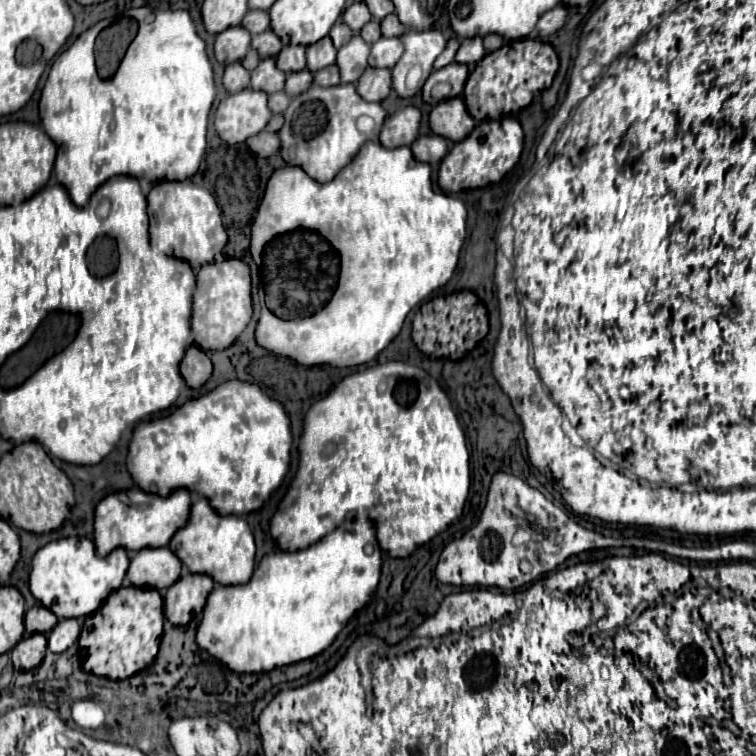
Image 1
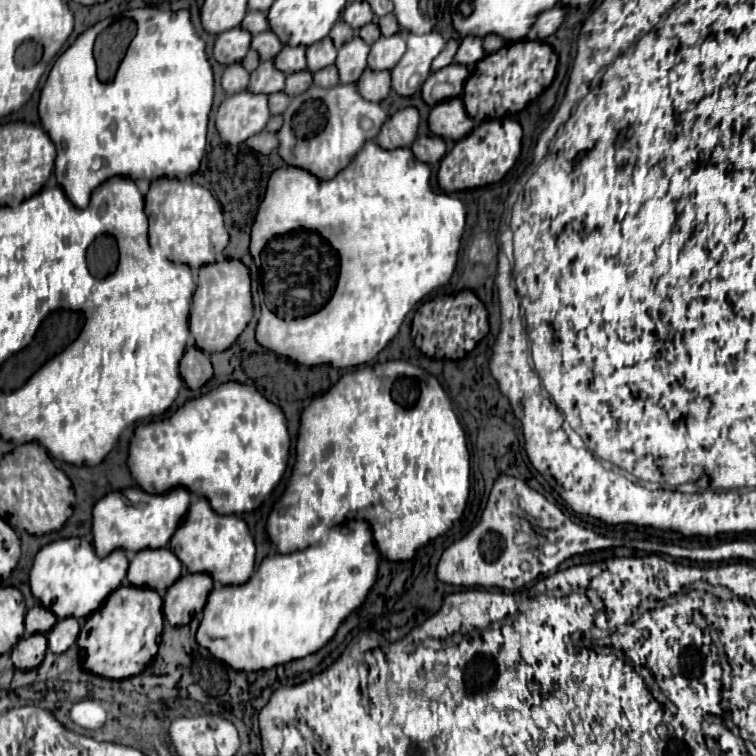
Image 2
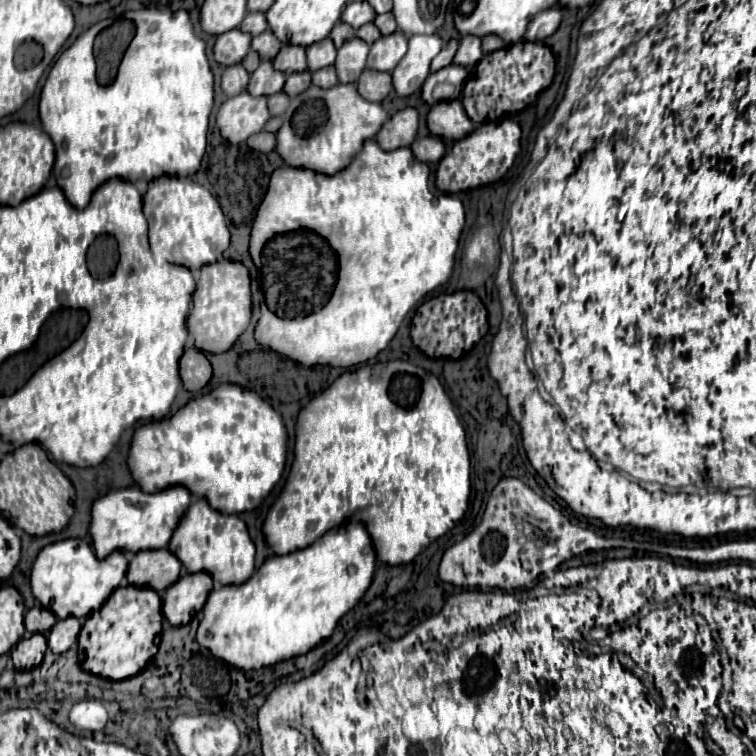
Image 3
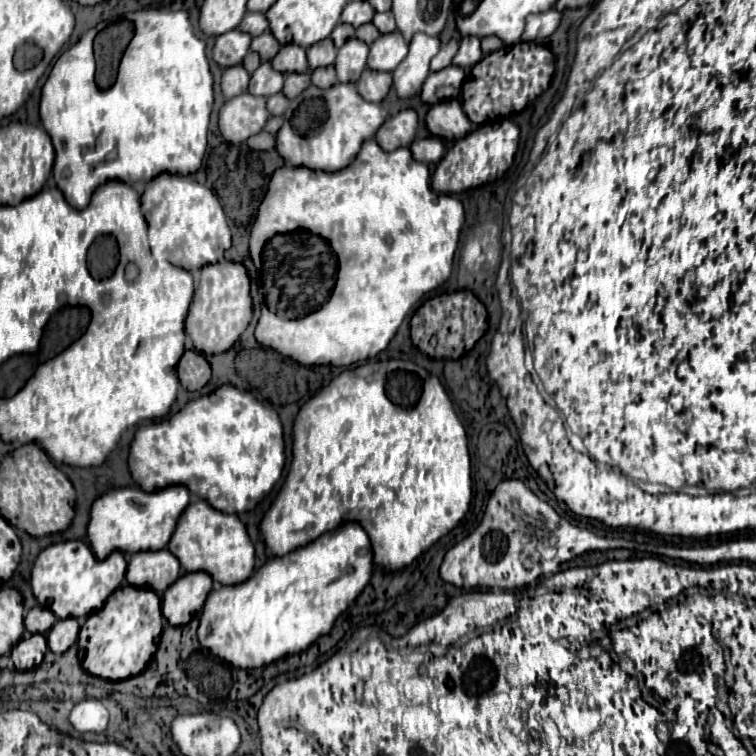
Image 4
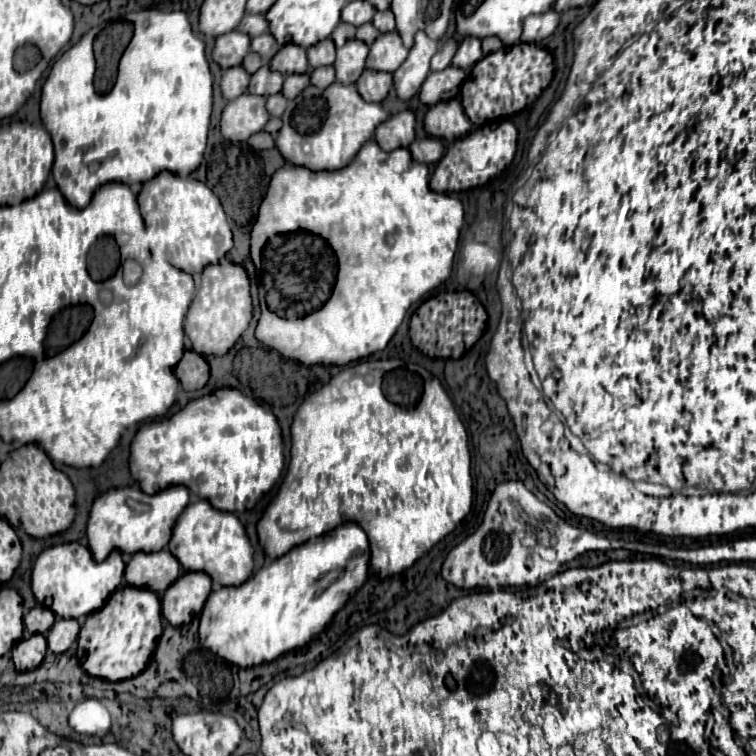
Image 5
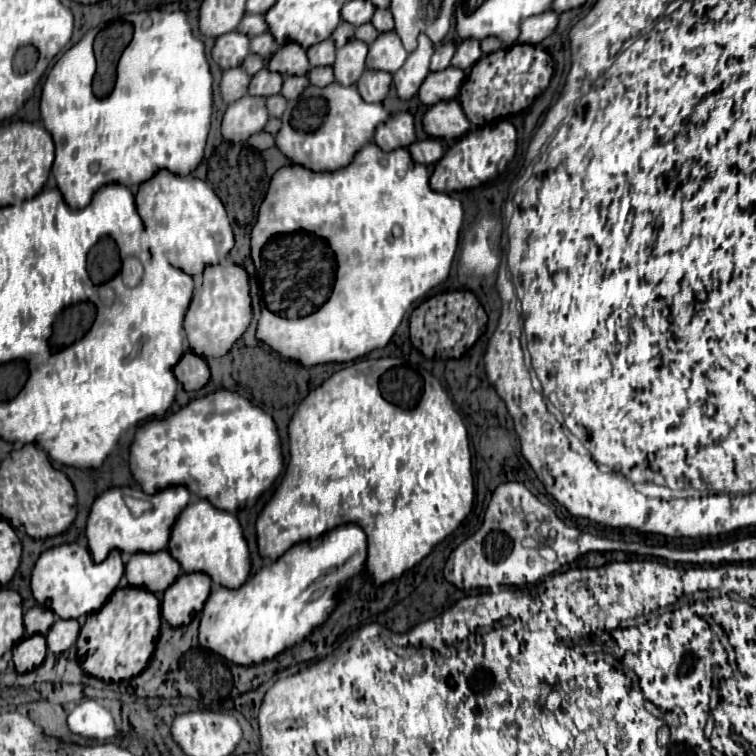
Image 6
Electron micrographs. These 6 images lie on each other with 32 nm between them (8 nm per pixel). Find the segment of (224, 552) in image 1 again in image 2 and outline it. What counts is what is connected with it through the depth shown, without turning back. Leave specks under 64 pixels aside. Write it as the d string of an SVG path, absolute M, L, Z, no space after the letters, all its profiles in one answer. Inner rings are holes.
M206 498L194 502L170 540L170 550L180 558L188 572L206 572L222 584L244 584L254 572L254 540L244 520L218 516Z

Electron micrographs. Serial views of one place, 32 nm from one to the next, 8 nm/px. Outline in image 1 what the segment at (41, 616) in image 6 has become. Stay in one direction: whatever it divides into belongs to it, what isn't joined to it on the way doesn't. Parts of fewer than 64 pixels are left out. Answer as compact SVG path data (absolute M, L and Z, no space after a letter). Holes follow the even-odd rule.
M40 604L32 606L24 618L24 626L26 626L28 634L36 634L36 632L48 634L56 622L58 622L58 618L48 608L42 608Z

